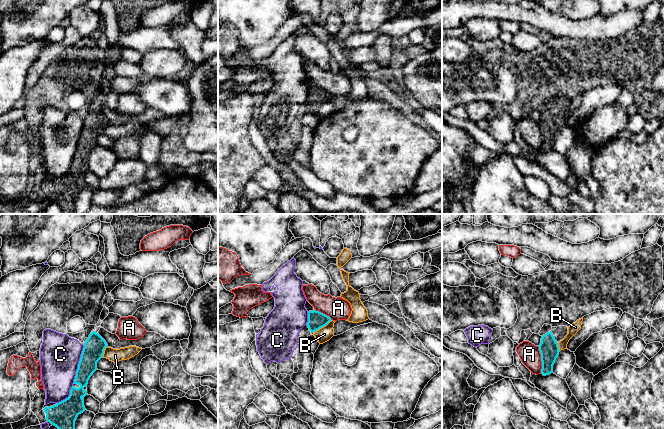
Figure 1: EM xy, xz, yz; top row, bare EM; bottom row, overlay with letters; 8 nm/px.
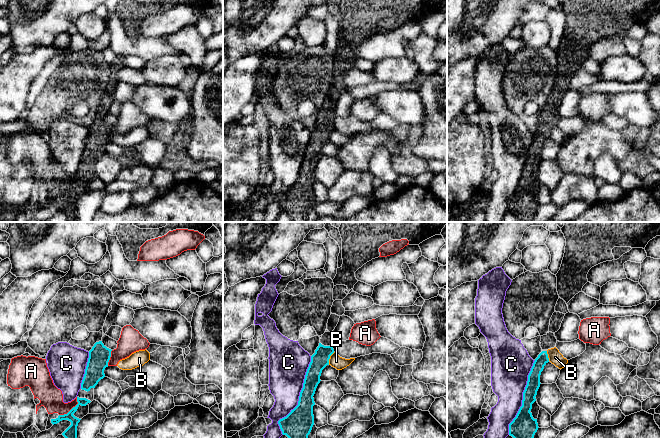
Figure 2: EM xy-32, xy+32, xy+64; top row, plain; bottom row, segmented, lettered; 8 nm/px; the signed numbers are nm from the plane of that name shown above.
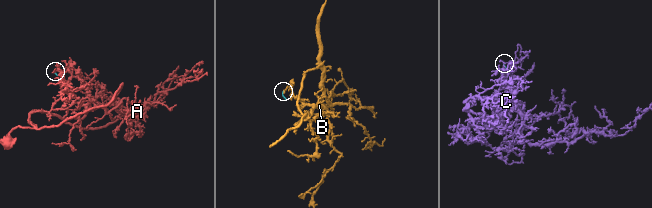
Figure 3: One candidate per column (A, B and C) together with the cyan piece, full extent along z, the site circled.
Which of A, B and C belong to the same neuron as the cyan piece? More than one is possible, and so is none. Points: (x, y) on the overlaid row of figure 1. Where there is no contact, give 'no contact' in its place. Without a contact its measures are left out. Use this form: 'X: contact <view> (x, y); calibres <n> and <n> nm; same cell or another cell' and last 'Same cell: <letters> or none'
A: contact yz (541, 360); calibres 160 and 160 nm; another cell
B: contact xz (323, 326); calibres 140 and 120 nm; another cell
C: contact xy (78, 364); calibres 170 and 320 nm; another cell
Same cell: none

